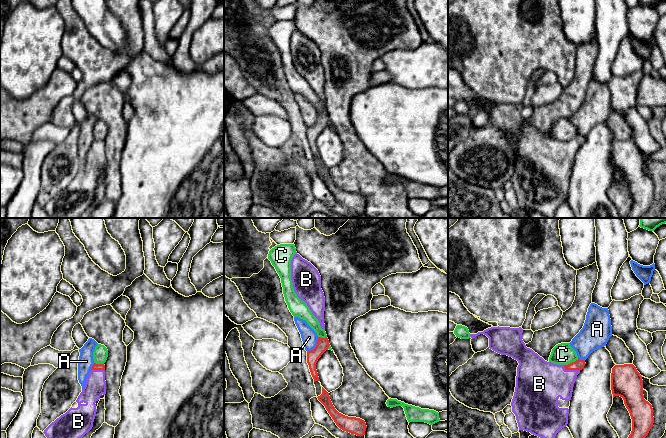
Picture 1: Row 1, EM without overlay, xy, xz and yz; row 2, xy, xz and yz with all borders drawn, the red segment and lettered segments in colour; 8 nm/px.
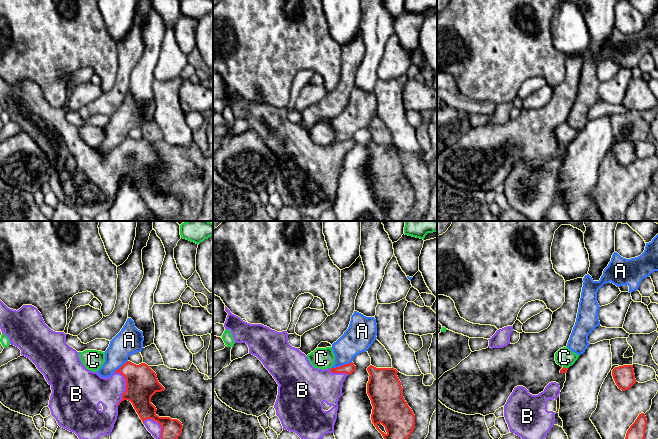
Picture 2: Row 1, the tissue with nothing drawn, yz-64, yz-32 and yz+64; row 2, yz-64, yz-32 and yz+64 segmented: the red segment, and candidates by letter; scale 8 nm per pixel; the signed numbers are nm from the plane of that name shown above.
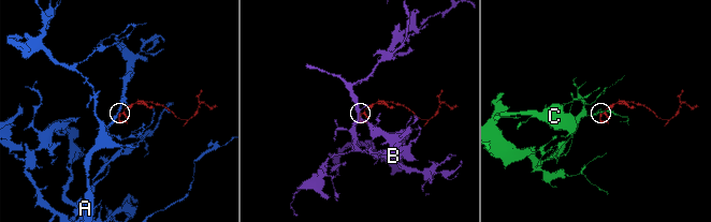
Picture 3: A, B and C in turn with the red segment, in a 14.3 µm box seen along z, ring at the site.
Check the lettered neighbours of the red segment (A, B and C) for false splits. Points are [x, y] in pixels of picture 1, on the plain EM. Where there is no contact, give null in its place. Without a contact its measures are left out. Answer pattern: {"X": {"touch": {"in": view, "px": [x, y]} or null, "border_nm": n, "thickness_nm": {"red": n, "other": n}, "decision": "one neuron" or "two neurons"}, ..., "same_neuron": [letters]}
{"A": {"touch": {"in": "xz", "px": [316, 122]}, "border_nm": 160, "thickness_nm": {"red": 100, "other": 130}, "decision": "two neurons"}, "B": {"touch": {"in": "yz", "px": [571, 145]}, "border_nm": 140, "thickness_nm": {"red": 80, "other": 340}, "decision": "one neuron"}, "C": {"touch": {"in": "yz", "px": [572, 138]}, "border_nm": 130, "thickness_nm": {"red": 80, "other": 180}, "decision": "two neurons"}, "same_neuron": ["B"]}

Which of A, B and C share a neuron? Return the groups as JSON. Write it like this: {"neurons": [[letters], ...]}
{"neurons": [["A"], ["B"], ["C"]]}

